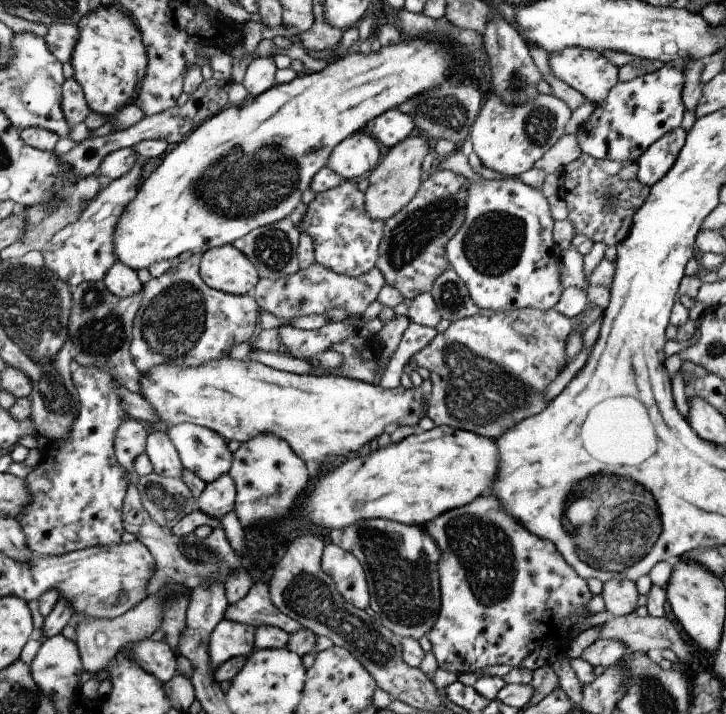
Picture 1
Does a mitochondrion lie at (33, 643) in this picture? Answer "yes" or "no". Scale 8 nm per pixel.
no

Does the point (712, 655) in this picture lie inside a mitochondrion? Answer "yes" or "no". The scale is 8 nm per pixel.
no

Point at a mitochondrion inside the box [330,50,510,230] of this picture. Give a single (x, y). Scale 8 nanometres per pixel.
(449, 115)

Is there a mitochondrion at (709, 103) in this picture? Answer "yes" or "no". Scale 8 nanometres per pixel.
no

